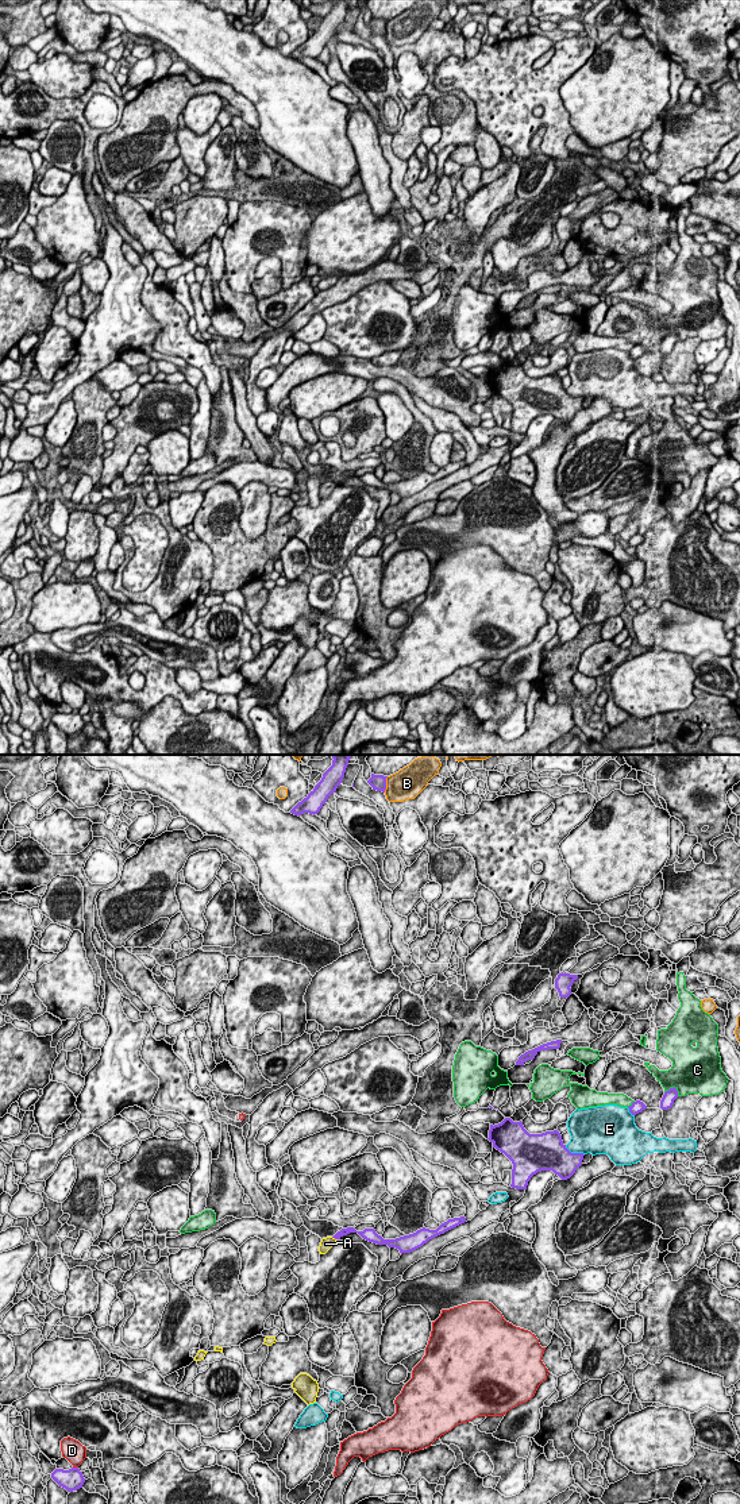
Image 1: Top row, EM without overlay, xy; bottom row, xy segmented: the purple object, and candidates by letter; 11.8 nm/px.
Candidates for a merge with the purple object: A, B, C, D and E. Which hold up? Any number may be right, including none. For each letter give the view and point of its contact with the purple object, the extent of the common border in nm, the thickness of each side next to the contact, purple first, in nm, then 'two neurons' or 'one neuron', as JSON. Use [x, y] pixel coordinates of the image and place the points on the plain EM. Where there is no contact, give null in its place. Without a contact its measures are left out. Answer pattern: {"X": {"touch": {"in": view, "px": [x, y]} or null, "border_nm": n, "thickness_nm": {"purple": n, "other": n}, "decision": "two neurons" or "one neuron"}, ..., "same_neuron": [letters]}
{"A": {"touch": {"in": "xy", "px": [334, 481]}, "border_nm": 90, "thickness_nm": {"purple": 90, "other": 140}, "decision": "two neurons"}, "B": {"touch": {"in": "xy", "px": [385, 29]}, "border_nm": 200, "thickness_nm": {"purple": 190, "other": 360}, "decision": "two neurons"}, "C": {"touch": {"in": "xy", "px": [674, 331]}, "border_nm": 180, "thickness_nm": {"purple": 160, "other": 480}, "decision": "two neurons"}, "D": {"touch": {"in": "xy", "px": [76, 712]}, "border_nm": 70, "thickness_nm": {"purple": 260, "other": 240}, "decision": "two neurons"}, "E": {"touch": {"in": "xy", "px": [574, 397]}, "border_nm": 260, "thickness_nm": {"purple": 360, "other": 380}, "decision": "two neurons"}, "same_neuron": []}

